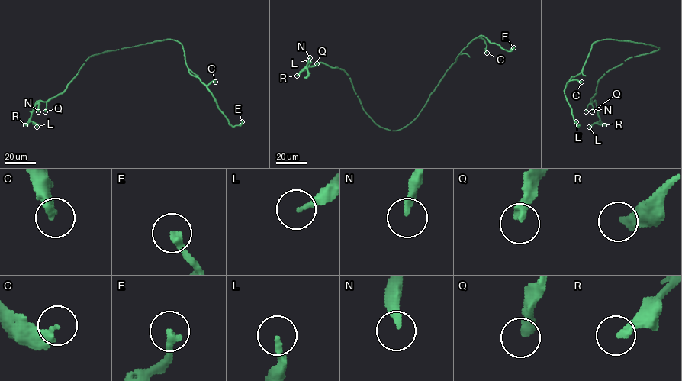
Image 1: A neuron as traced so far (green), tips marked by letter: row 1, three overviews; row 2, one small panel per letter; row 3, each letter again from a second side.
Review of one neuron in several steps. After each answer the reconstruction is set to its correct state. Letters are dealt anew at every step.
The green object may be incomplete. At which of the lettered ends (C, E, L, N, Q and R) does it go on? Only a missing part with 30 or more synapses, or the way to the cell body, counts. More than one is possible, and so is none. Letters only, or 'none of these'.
C

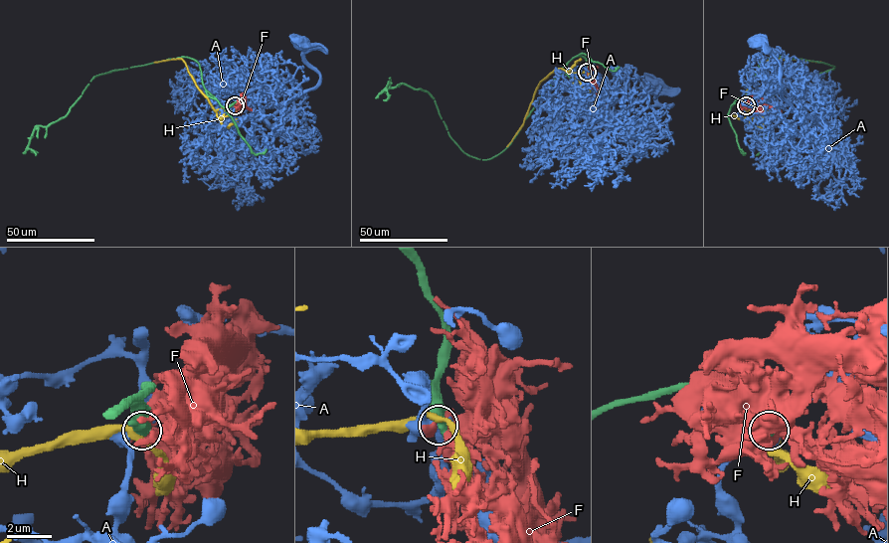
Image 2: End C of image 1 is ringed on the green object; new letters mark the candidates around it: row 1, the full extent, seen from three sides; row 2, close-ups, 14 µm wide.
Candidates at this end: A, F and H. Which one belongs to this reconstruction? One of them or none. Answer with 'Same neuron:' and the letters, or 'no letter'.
Same neuron: no letter

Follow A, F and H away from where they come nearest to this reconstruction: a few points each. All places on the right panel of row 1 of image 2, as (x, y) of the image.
A: (746, 104), (763, 102), (780, 119), (794, 122), (816, 118), (802, 116), (781, 94), (780, 65), (760, 42)
F: (746, 104), (763, 104), (781, 112)
H: (746, 105), (744, 93), (763, 62), (781, 59), (821, 62)

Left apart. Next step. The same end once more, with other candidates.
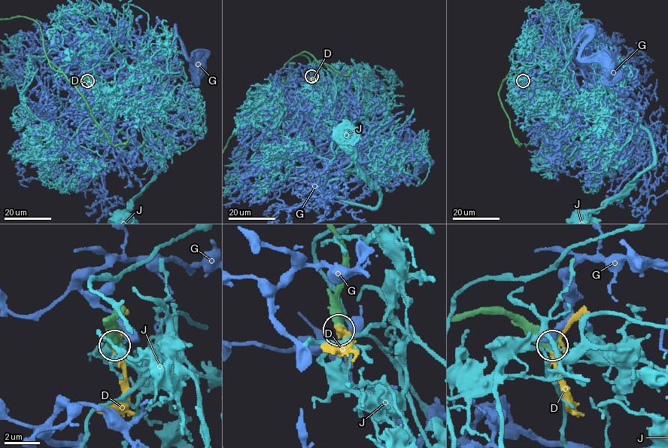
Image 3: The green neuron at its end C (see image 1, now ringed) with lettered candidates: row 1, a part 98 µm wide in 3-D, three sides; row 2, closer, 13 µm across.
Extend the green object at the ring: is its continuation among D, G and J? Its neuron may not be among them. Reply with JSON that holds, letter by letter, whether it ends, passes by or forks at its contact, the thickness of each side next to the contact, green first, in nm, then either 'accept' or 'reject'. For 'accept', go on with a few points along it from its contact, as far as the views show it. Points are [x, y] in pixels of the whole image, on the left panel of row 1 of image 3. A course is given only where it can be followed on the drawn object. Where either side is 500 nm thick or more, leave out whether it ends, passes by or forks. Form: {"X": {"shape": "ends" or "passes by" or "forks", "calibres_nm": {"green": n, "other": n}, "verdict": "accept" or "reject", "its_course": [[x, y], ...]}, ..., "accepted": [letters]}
{"D": {"calibres_nm": {"green": 650, "other": 320}, "verdict": "accept", "its_course": [[87, 80], [88, 87], [84, 89]]}, "G": {"calibres_nm": {"green": 550, "other": 440}, "verdict": "reject"}, "J": {"calibres_nm": {"green": 600, "other": 180}, "verdict": "reject"}, "accepted": ["D"]}

